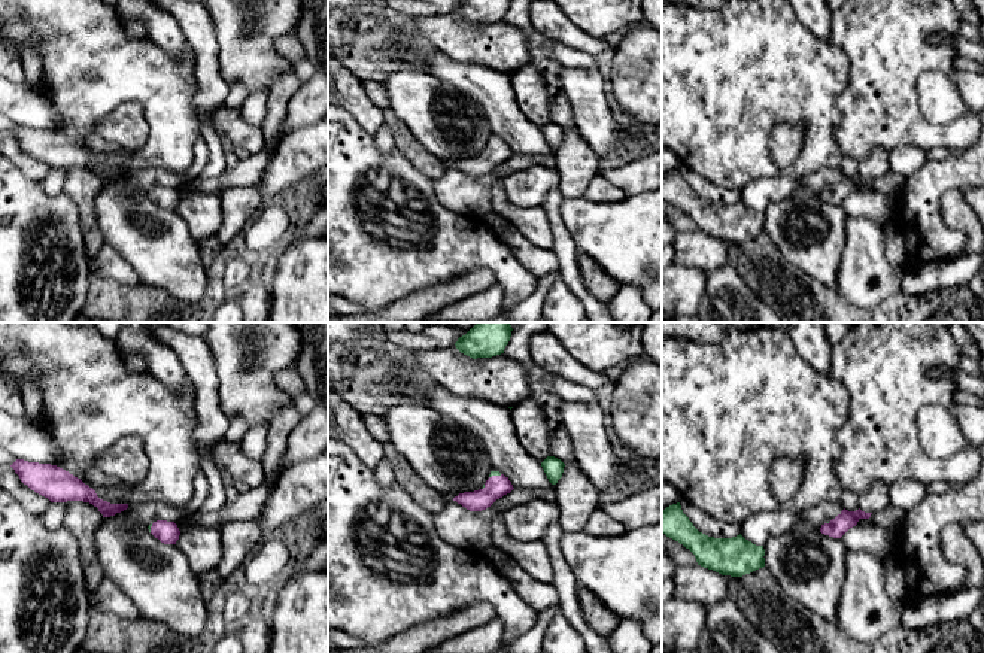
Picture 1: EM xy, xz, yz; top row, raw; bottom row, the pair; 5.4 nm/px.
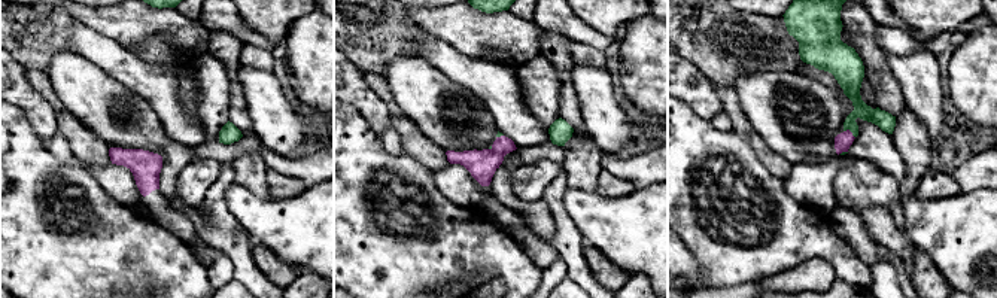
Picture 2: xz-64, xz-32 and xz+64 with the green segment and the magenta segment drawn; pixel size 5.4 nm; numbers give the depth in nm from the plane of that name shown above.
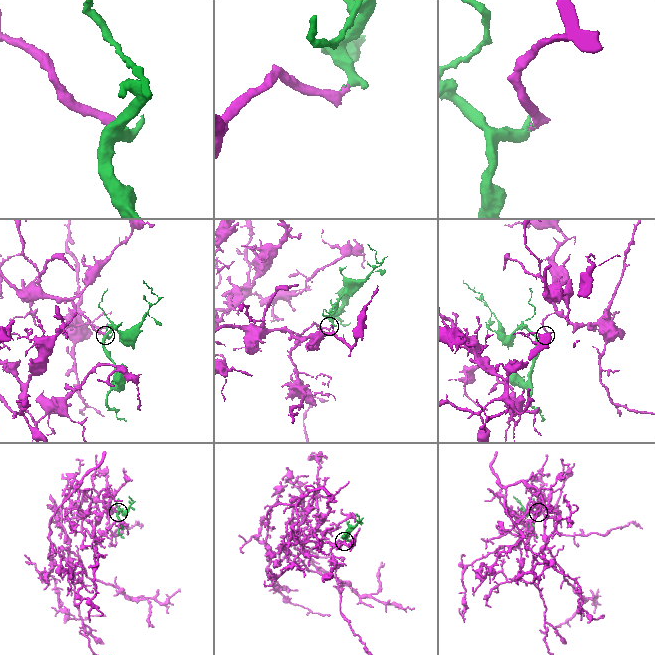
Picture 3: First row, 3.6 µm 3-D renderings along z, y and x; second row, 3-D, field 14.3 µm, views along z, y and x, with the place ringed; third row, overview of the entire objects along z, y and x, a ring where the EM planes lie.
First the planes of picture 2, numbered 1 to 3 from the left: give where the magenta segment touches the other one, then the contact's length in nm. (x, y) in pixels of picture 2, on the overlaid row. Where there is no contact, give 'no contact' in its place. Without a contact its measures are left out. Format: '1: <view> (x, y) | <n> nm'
1: no contact
2: xz-32 (499, 136) | 40 nm
3: xz+64 (850, 130) | 80 nm

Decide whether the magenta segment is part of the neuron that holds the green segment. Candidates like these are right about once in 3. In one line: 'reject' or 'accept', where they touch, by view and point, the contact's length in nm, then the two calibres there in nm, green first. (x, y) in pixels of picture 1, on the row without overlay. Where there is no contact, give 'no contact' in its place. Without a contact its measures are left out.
accept; contact xz (495, 140); length 70 nm; calibres 30 and 120 nm

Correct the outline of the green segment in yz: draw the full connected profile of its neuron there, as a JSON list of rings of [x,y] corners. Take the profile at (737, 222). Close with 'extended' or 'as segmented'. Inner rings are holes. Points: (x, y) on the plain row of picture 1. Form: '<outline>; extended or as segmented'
[[[680,168],[662,176],[662,200],[689,215],[698,231],[722,242],[742,243],[765,233],[765,215],[745,206],[714,204],[699,198],[683,179]]]; as segmented

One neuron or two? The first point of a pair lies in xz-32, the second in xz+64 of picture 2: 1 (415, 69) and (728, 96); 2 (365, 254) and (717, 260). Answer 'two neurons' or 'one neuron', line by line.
1: two neurons
2: one neuron

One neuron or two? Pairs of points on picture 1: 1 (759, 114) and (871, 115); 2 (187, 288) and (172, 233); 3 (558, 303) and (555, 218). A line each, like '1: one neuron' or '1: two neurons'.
1: two neurons
2: one neuron
3: two neurons

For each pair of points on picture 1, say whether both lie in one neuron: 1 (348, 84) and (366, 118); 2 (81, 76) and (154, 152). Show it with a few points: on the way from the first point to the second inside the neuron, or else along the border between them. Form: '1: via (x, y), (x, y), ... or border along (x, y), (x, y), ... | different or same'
1: via (349, 93), (363, 109) | same
2: via (111, 76), (124, 76), (158, 111), (158, 122) | same

